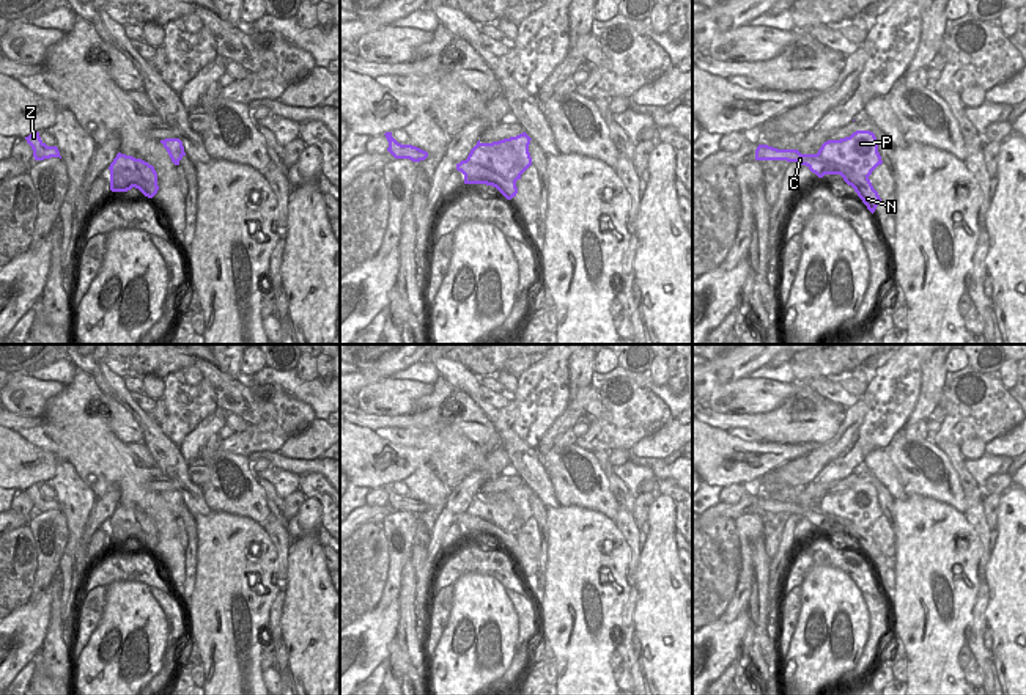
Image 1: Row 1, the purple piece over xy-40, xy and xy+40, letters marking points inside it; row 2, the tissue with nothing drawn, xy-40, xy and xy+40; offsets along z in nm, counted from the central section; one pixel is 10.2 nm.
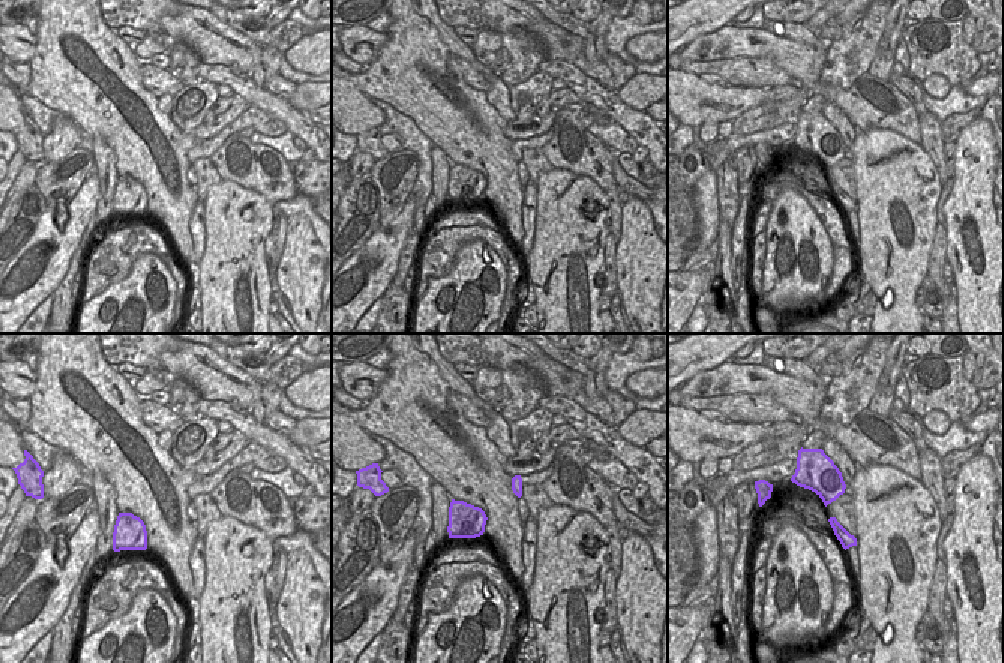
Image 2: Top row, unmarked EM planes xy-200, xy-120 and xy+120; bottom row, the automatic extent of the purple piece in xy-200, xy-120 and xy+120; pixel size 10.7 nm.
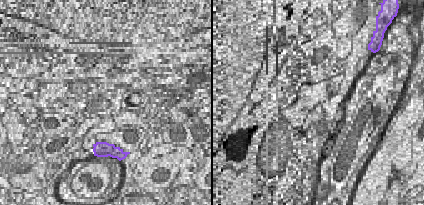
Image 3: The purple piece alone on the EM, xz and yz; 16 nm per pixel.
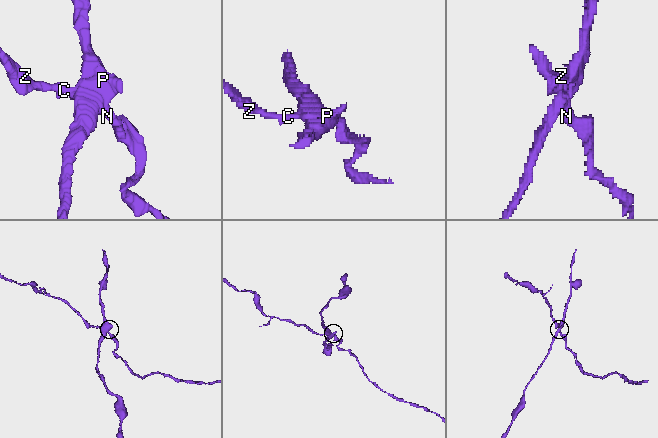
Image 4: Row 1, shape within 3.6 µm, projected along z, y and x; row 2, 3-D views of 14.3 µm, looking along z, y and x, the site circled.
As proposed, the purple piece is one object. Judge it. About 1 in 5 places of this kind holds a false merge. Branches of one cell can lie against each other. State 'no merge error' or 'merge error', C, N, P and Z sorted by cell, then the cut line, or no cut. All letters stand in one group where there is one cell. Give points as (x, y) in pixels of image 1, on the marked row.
merge error; groups C N Z / P; cut xy (466, 159), (515, 181)

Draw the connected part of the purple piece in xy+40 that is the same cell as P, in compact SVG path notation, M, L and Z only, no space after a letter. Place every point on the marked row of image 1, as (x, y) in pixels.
M856 131L840 140L828 140L817 153L825 162L837 164L869 178L883 164L878 153L878 142L870 131Z

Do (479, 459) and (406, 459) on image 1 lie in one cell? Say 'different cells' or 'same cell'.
different cells

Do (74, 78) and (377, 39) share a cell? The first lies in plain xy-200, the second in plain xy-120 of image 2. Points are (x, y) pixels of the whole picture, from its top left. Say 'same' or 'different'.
different

